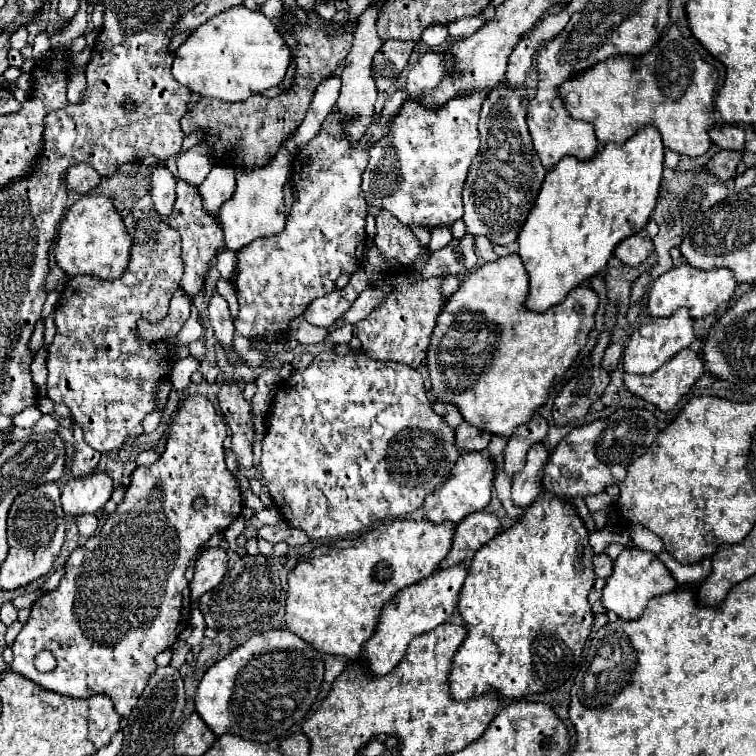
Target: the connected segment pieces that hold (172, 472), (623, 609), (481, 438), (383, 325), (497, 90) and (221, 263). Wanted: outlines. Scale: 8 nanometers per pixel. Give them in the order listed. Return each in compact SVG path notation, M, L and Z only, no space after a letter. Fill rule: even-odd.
M190 395L182 401L170 423L166 451L154 465L136 467L124 501L96 535L72 551L60 585L32 605L28 623L12 643L12 671L66 697L86 699L98 693L108 695L114 701L116 713L120 713L122 719L128 719L150 675L156 671L154 657L172 647L178 641L178 635L190 625L190 587L184 577L186 567L198 547L202 547L212 535L222 533L242 513L244 503L240 483L228 471L224 461L222 441L226 435L228 427L208 397ZM198 497L206 499L204 509L192 507ZM44 649L52 651L58 661L58 667L50 673L40 673L34 667L34 657Z
M630 549L630 551L622 551L614 561L614 571L606 579L606 587L602 591L602 605L606 611L614 611L620 619L632 621L644 613L644 607L652 597L670 593L676 587L678 583L674 581L670 571L656 559L654 553Z
M462 421L460 427L456 429L456 443L458 443L458 449L464 453L464 451L478 451L482 453L488 443L490 443L490 433L484 433L476 427L472 427L470 423Z
M404 271L392 273L396 289L382 301L382 305L372 311L364 321L356 323L354 335L360 339L362 349L376 361L396 361L410 367L418 367L426 357L432 329L436 317L446 305L446 299L440 295L442 279L418 279L410 281Z
M502 81L486 95L478 121L480 151L474 157L474 163L470 163L462 193L466 233L472 237L486 235L494 245L504 247L516 243L546 175L526 127L526 107L528 93L524 85L512 87L508 81Z
M234 251L218 253L218 271L222 273L222 279L230 281L234 269L236 269L236 253Z

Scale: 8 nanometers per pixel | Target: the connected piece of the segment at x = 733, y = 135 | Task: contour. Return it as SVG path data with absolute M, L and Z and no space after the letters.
M716 125L710 131L710 139L720 149L730 149L730 151L742 151L744 149L744 129L736 127L736 125L726 125L726 127Z

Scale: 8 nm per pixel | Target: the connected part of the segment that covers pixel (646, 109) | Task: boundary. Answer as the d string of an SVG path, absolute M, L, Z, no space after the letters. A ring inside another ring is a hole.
M670 25L658 45L644 57L610 57L604 63L594 65L586 73L574 77L572 81L560 87L562 101L574 119L588 121L596 127L596 137L600 143L624 143L638 129L652 125L664 137L662 143L666 149L676 151L678 155L700 157L708 147L708 129L716 125L714 111L714 89L718 81L718 73L712 65L702 61L700 43L690 35L682 33L676 25Z

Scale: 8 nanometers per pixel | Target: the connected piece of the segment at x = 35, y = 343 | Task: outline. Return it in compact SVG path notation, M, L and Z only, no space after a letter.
M38 321L36 323L36 329L34 329L34 333L32 333L32 339L30 339L30 351L32 351L32 355L36 355L38 353L38 349L42 347L42 343L44 343L44 323L42 321Z

